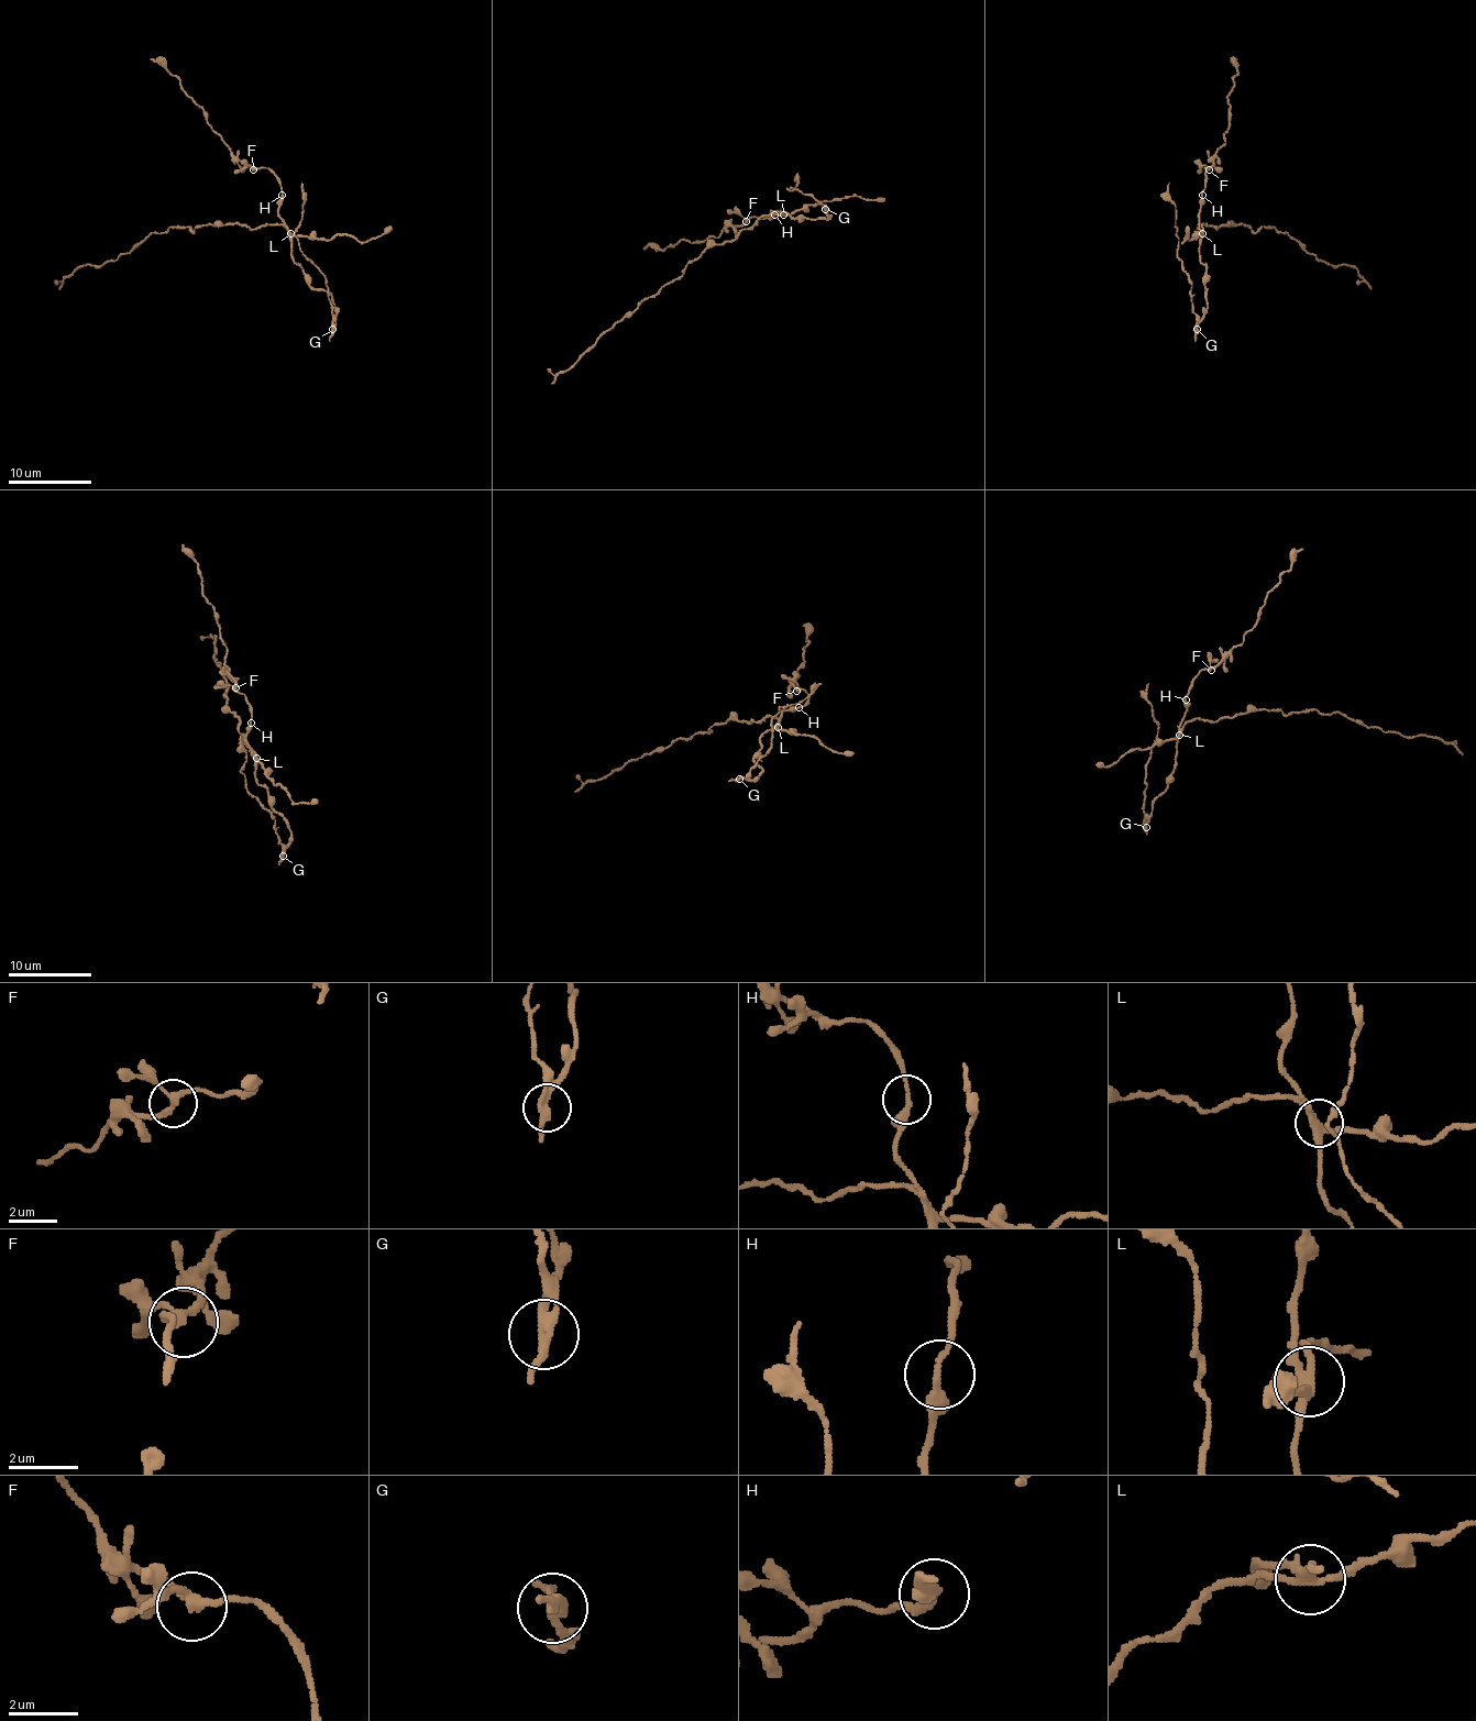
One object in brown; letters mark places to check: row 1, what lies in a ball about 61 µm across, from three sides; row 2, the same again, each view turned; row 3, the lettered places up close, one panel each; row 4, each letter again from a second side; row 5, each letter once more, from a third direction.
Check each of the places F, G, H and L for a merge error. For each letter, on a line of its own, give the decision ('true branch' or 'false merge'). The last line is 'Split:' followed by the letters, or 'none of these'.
F: true branch
G: false merge
H: true branch
L: false merge
Split: G, L

